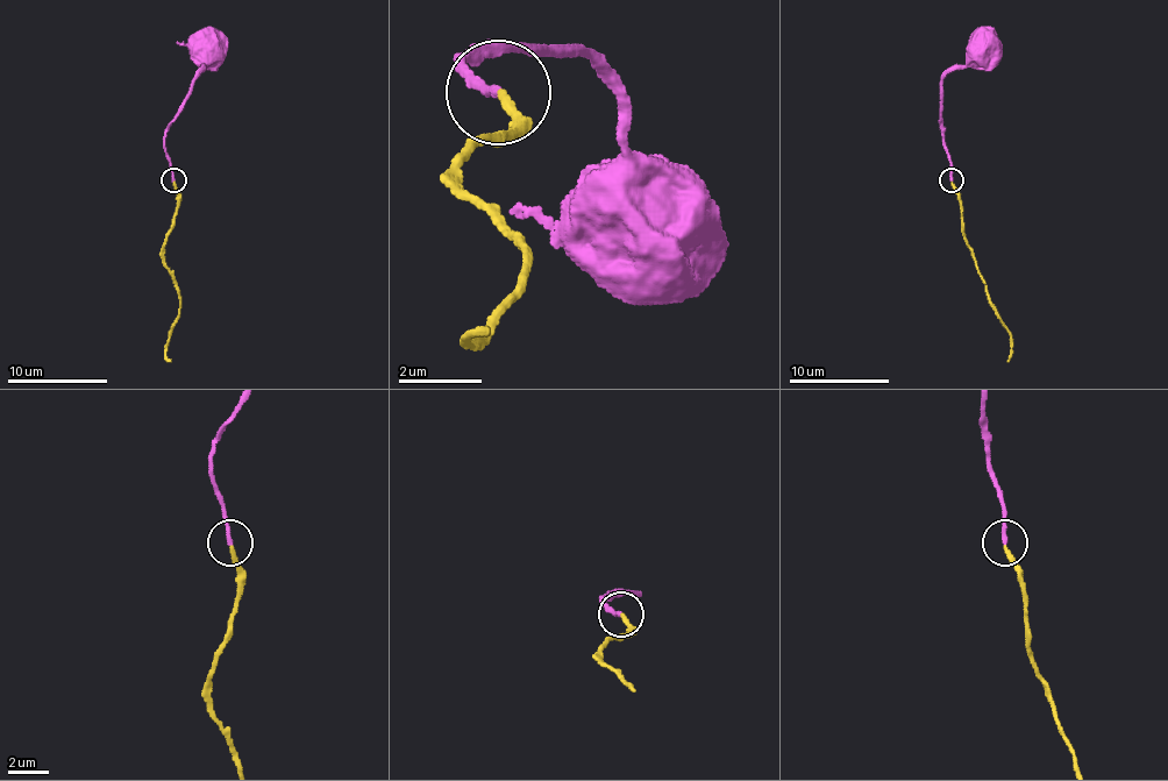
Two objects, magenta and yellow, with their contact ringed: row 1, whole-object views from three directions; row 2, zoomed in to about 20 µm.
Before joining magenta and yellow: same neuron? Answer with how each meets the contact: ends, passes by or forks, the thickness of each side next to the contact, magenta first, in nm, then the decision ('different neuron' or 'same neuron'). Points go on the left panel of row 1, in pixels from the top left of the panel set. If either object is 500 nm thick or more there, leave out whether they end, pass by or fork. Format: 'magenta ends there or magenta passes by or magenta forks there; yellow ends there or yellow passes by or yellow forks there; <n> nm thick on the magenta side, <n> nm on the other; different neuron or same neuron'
magenta ends there; yellow ends there; 220 nm thick on the magenta side, 220 nm on the other; same neuron

